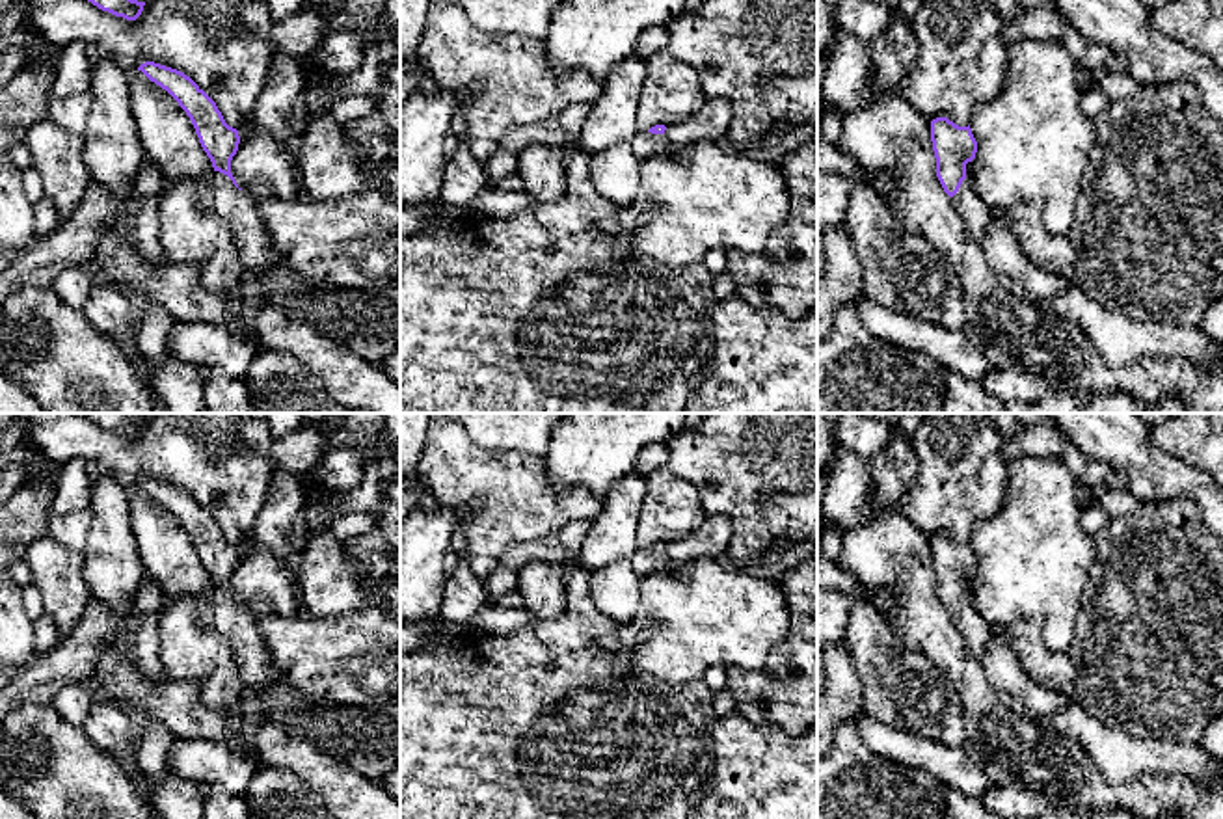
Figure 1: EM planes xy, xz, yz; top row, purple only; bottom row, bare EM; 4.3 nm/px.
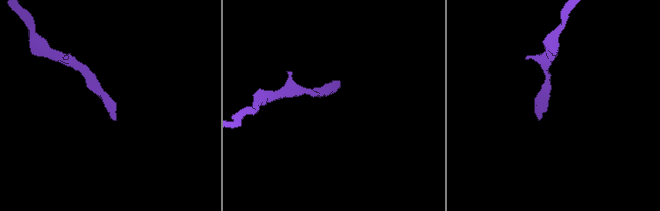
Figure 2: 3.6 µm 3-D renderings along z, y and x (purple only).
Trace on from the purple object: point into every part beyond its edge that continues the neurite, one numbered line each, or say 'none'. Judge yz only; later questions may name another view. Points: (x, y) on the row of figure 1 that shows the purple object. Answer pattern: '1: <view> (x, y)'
1: yz (974, 213)

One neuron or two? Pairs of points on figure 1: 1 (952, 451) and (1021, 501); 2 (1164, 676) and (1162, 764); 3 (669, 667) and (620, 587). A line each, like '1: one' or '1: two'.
1: two
2: two
3: two

